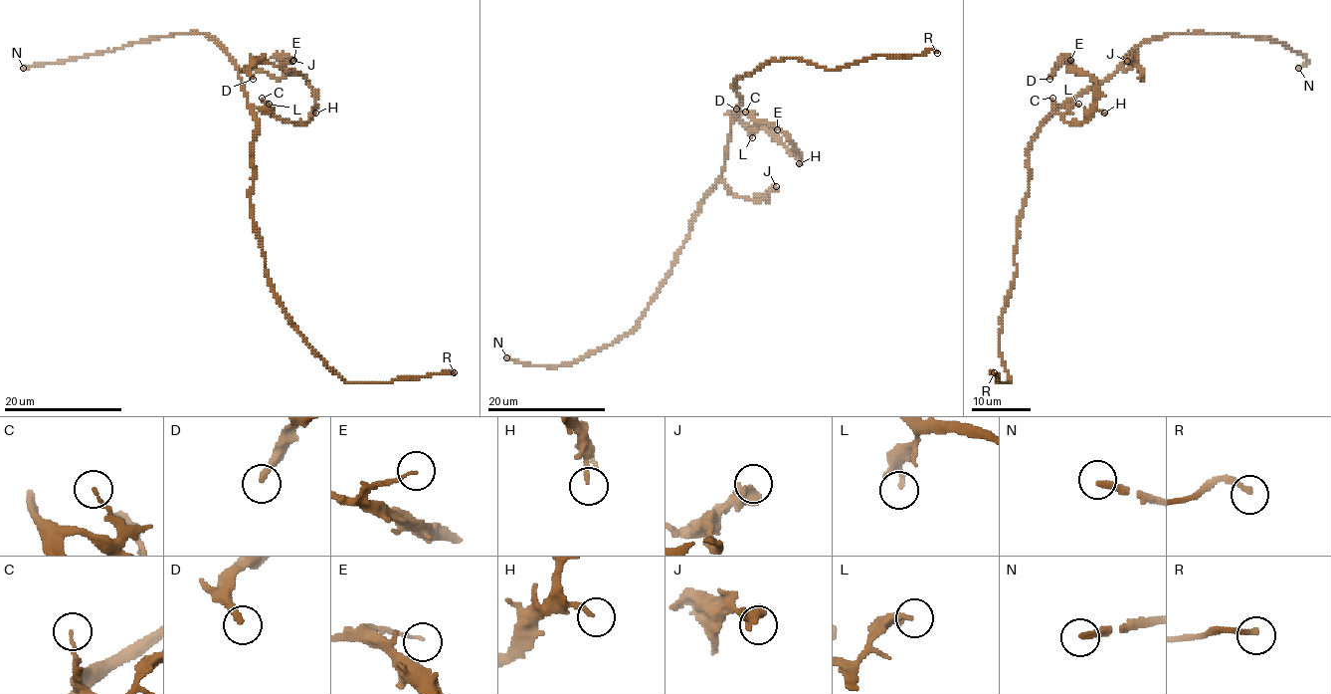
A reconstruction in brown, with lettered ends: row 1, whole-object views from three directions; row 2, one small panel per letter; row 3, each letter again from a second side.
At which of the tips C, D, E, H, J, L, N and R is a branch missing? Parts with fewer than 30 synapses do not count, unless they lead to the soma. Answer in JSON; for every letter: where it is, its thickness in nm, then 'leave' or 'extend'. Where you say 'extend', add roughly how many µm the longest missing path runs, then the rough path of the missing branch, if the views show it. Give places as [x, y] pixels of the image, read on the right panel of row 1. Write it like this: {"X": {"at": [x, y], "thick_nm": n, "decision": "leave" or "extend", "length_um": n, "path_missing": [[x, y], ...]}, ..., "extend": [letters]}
{"C": {"at": [1052, 98], "thick_nm": 100, "decision": "leave"}, "D": {"at": [1049, 79], "thick_nm": 240, "decision": "leave"}, "E": {"at": [1070, 60], "thick_nm": 100, "decision": "leave"}, "H": {"at": [1104, 113], "thick_nm": 140, "decision": "leave"}, "J": {"at": [1127, 61], "thick_nm": 500, "decision": "leave"}, "L": {"at": [1078, 104], "thick_nm": 160, "decision": "leave"}, "N": {"at": [1298, 68], "thick_nm": 240, "decision": "extend", "length_um": 60, "path_missing": [[1298, 68], [1146, 95], [1159, 104], [1164, 125], [1146, 140], [1141, 157], [1130, 169]]}, "R": {"at": [994, 372], "thick_nm": 240, "decision": "leave"}, "extend": ["N"]}

